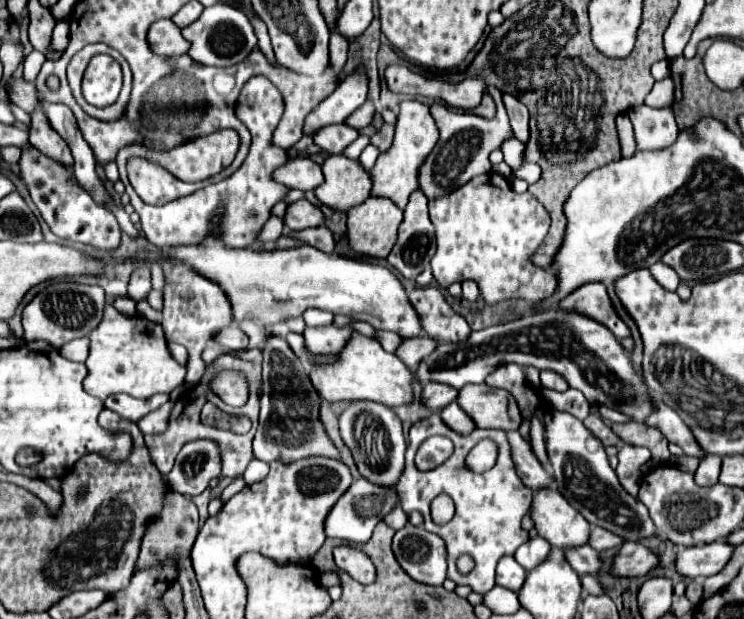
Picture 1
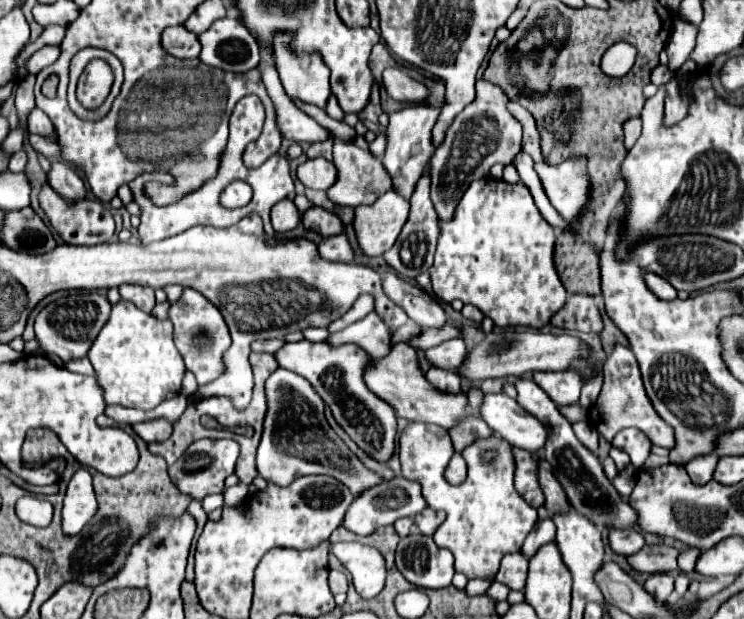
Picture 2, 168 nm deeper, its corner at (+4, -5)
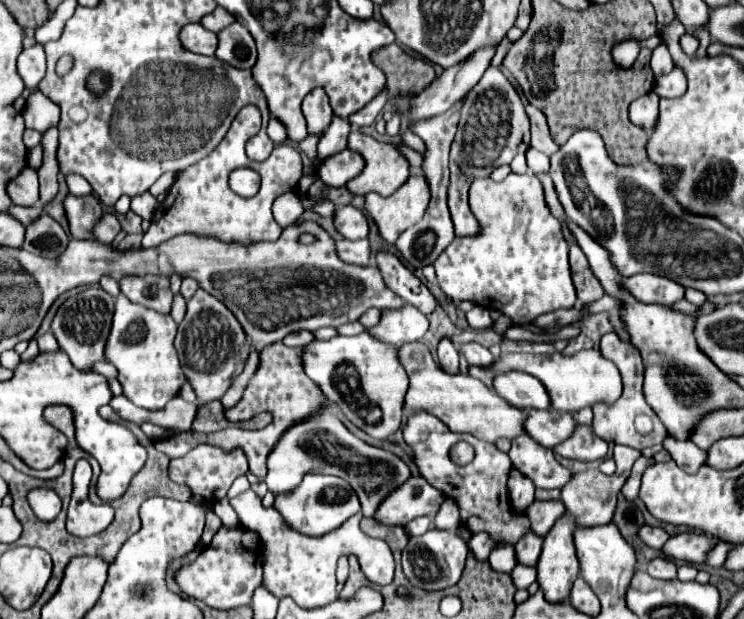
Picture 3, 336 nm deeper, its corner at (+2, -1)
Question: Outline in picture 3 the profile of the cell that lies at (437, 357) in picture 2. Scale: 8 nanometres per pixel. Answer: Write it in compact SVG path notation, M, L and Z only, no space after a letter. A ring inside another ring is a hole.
M469 342L459 346L459 354L471 364L471 366L489 366L493 362L493 356L489 354L487 348L483 348L477 342Z

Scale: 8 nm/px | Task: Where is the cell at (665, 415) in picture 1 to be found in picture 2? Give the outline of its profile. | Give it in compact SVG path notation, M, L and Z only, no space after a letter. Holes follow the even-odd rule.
M615 344L613 346L613 352L605 360L603 372L605 372L603 390L601 390L597 402L589 410L589 418L595 424L597 432L607 442L611 442L619 430L629 428L629 426L635 426L635 428L639 428L641 432L647 434L647 438L651 440L651 444L663 446L663 448L673 448L673 444L675 444L673 430L661 420L661 416L657 416L653 404L649 402L649 398L645 394L645 388L643 388L643 382L641 382L639 366L637 366L637 360L635 360L631 348L621 346L621 344Z

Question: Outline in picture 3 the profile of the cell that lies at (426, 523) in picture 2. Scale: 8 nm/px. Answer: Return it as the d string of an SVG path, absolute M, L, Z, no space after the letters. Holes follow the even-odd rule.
M445 500L435 514L435 528L439 530L453 530L455 524L459 524L459 512L455 508L453 500Z

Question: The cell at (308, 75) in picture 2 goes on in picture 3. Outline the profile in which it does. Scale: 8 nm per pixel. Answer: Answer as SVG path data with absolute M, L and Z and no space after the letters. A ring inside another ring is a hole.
M313 88L303 100L303 114L307 120L307 128L313 134L321 134L333 118L333 110L323 88Z

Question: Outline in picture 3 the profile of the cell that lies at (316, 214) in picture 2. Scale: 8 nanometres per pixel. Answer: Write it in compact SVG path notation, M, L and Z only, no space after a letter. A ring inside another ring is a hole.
M343 206L335 210L333 216L333 226L337 232L341 232L347 240L359 240L359 238L367 238L369 234L369 226L367 220L363 216L363 212L359 212L353 206Z

